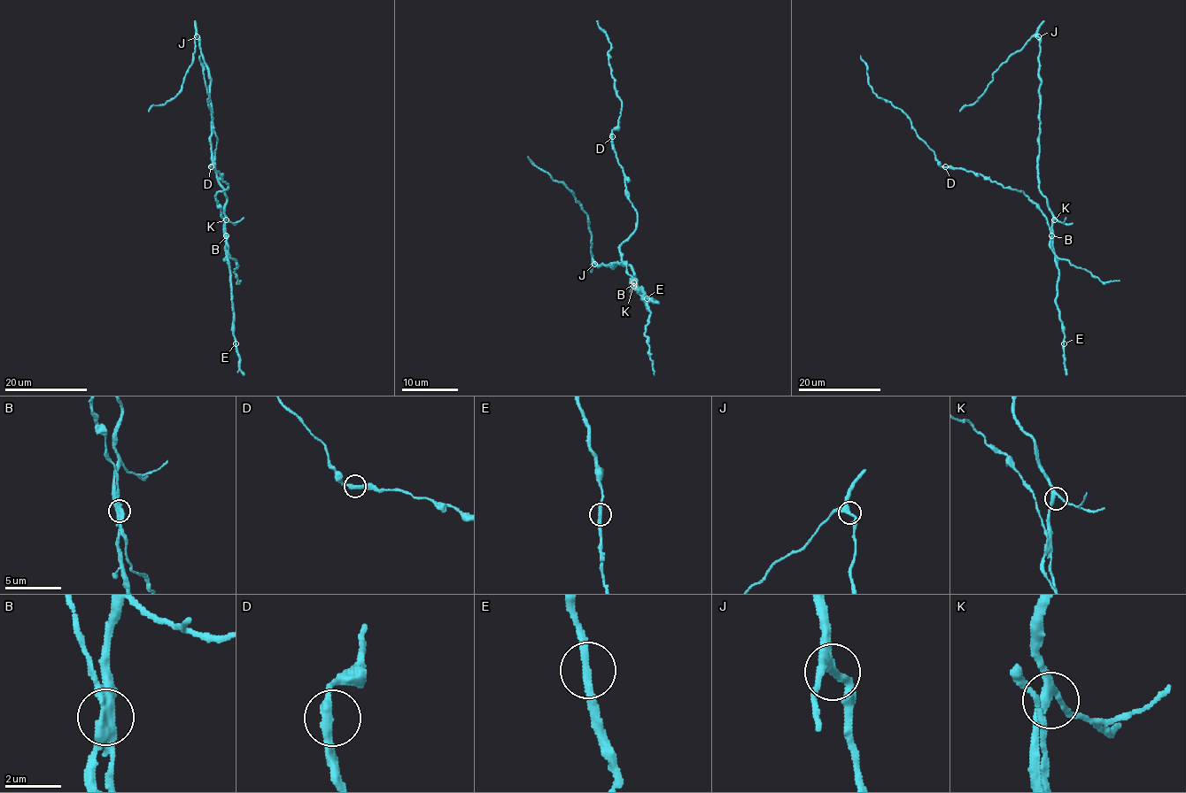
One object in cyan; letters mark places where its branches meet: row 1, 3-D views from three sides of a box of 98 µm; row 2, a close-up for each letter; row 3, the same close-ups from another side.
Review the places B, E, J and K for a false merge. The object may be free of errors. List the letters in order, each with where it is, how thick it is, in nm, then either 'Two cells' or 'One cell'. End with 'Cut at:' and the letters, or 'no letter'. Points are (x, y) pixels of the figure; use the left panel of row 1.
B: Place: (226, 235). Thickness 320 nm. Two cells
E: Place: (236, 343). Thickness 280 nm. One cell
J: Place: (197, 36). Thickness 320 nm. One cell
K: Place: (226, 219). Thickness 280 nm. One cell
Cut at: B

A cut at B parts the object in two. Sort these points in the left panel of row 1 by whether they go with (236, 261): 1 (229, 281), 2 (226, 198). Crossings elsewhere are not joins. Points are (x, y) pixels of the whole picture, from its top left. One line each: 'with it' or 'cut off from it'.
1: cut off from it
2: cut off from it

